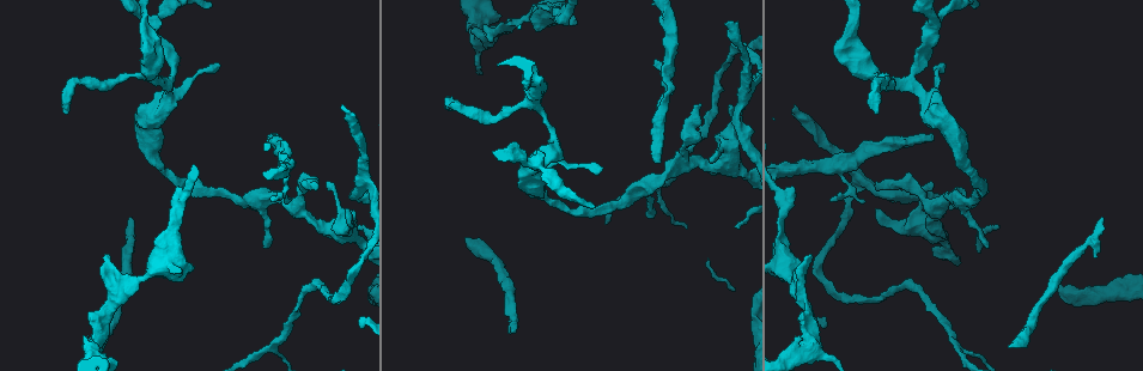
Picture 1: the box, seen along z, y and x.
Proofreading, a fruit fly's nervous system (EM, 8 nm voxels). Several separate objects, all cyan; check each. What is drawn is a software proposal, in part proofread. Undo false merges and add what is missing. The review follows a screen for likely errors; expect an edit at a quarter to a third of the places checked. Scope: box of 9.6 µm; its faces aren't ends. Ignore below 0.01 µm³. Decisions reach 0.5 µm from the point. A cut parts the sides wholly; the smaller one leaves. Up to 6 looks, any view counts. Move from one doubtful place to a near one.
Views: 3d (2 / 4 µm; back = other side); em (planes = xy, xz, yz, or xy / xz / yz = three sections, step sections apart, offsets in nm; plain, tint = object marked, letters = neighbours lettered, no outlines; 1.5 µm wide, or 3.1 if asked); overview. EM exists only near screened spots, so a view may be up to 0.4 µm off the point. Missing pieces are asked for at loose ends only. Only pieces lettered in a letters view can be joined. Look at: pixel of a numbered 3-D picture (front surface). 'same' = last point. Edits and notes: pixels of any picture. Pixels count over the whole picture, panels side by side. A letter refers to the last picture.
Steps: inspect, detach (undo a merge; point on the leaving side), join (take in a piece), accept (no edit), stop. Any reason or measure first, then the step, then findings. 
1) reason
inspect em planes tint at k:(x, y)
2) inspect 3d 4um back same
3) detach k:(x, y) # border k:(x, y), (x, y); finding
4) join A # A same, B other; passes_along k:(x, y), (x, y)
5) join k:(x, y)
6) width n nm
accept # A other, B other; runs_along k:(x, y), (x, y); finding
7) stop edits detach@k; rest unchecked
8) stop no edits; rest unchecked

an open end
inspect 3d 4um at 1:(276, 134)

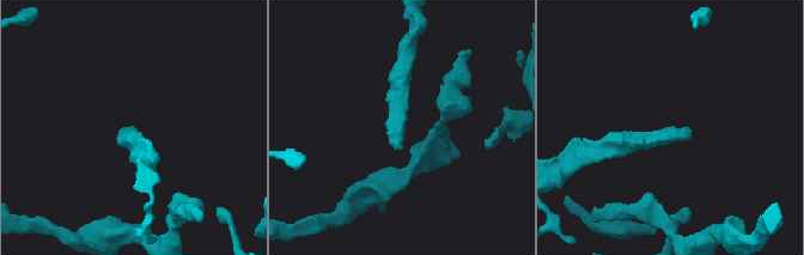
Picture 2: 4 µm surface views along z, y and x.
inspect em xz step 8 letters at 2:(690, 129)

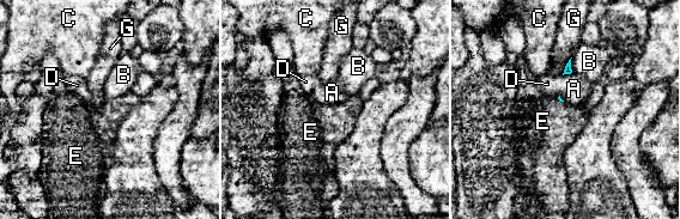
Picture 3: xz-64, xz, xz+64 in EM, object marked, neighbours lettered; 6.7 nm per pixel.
another direction
inspect em planes letters same

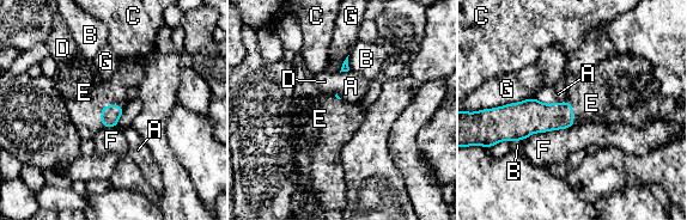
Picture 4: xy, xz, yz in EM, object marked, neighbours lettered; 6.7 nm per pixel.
join 4:(84, 92) # A other, B other, C other, D other, E same, F other, G other; passes_along 4:(110, 114), (105, 105), (84, 92); the neuron continues

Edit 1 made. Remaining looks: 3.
an open end
inspect em planes letters at 1:(697, 106)

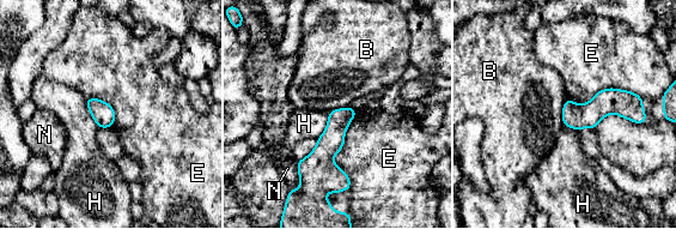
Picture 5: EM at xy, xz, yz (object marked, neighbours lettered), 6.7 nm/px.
accept # B other, E other, H other, N other; none of them fits

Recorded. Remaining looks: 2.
stop edits join@4; rest unchecked

